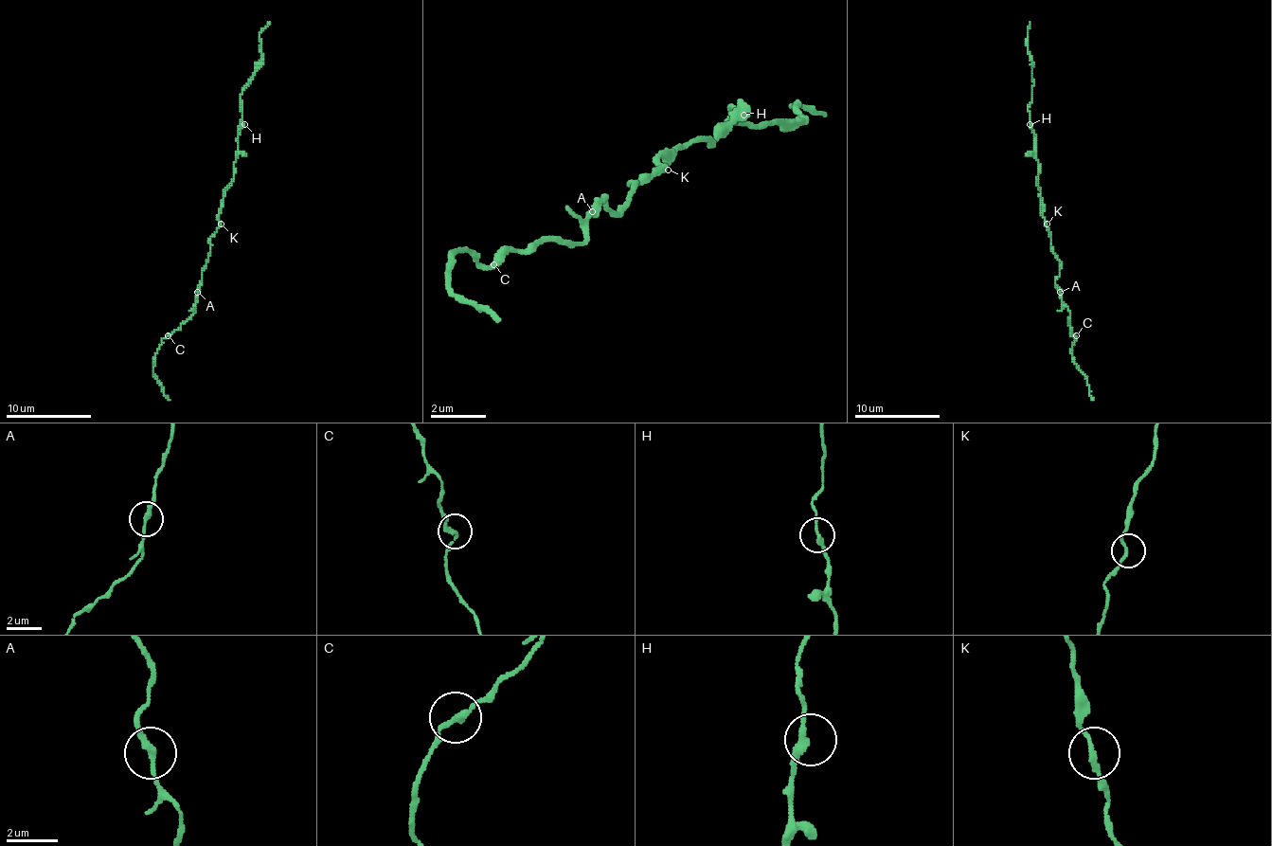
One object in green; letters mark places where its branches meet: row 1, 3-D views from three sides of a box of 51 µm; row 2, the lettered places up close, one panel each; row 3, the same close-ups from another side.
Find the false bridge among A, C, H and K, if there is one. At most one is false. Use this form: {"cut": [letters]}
{"cut": []}

